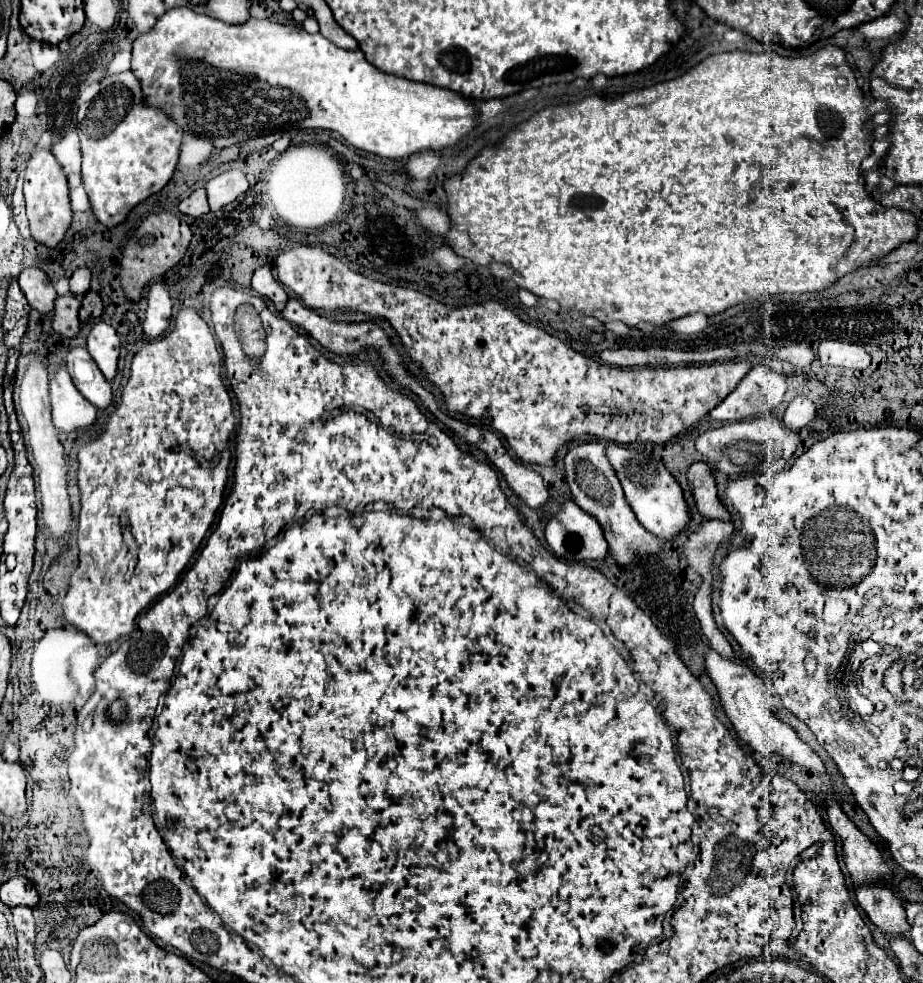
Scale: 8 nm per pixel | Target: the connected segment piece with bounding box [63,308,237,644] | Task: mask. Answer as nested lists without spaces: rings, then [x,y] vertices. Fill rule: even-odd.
[[[181,308],[175,326],[133,356],[129,382],[123,388],[121,404],[107,422],[107,430],[85,442],[77,454],[81,490],[79,566],[69,580],[63,614],[71,626],[85,632],[95,644],[109,644],[129,634],[137,614],[175,586],[223,504],[231,464],[229,438],[235,424],[233,402],[221,380],[221,356],[213,334],[193,308]],[[125,524],[137,546],[135,554],[129,554],[123,542]]]

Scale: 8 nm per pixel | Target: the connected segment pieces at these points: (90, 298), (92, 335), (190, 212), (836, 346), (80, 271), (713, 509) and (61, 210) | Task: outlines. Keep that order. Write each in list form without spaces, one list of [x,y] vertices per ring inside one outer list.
[[[89,290],[85,296],[83,296],[83,302],[81,302],[81,310],[79,310],[79,318],[81,322],[91,322],[95,318],[99,318],[103,312],[103,304],[101,304],[101,298],[97,292]]]
[[[95,322],[87,336],[87,350],[107,380],[113,380],[119,358],[119,336],[105,322]]]
[[[199,188],[189,198],[181,200],[179,202],[179,212],[187,214],[187,216],[195,216],[195,218],[201,216],[201,214],[207,214],[209,212],[209,204],[207,204],[205,188]]]
[[[827,340],[819,346],[819,360],[823,366],[841,366],[849,370],[863,370],[871,362],[861,346],[837,340]]]
[[[87,266],[77,268],[71,276],[71,292],[75,296],[83,296],[89,290],[89,282],[91,282],[91,270]]]
[[[693,462],[687,470],[687,484],[693,492],[695,506],[701,516],[705,518],[717,518],[717,520],[729,520],[727,508],[717,498],[717,486],[711,476],[711,470],[705,462]]]
[[[37,148],[31,152],[31,158],[25,168],[25,202],[27,202],[27,218],[31,236],[49,246],[55,248],[61,240],[65,230],[71,224],[71,206],[69,206],[69,190],[67,190],[67,176],[57,162],[57,158],[47,148]]]

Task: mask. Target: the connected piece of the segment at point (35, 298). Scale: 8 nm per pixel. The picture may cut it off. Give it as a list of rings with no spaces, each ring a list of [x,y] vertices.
[[[27,266],[21,270],[17,280],[19,280],[19,286],[21,286],[31,308],[35,308],[43,314],[53,310],[53,302],[57,298],[57,292],[43,270],[39,270],[35,266]]]

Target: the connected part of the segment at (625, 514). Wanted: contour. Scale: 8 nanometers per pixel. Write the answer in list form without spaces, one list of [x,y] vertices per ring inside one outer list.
[[[595,440],[587,442],[587,444],[577,444],[577,446],[569,448],[569,452],[563,458],[563,464],[565,464],[565,480],[571,488],[573,500],[587,514],[593,514],[597,518],[597,522],[603,528],[605,540],[609,542],[609,550],[621,566],[633,564],[637,554],[651,554],[661,548],[661,540],[639,524],[633,510],[625,502],[621,484],[609,464],[609,460],[605,458],[605,444],[595,442]]]

